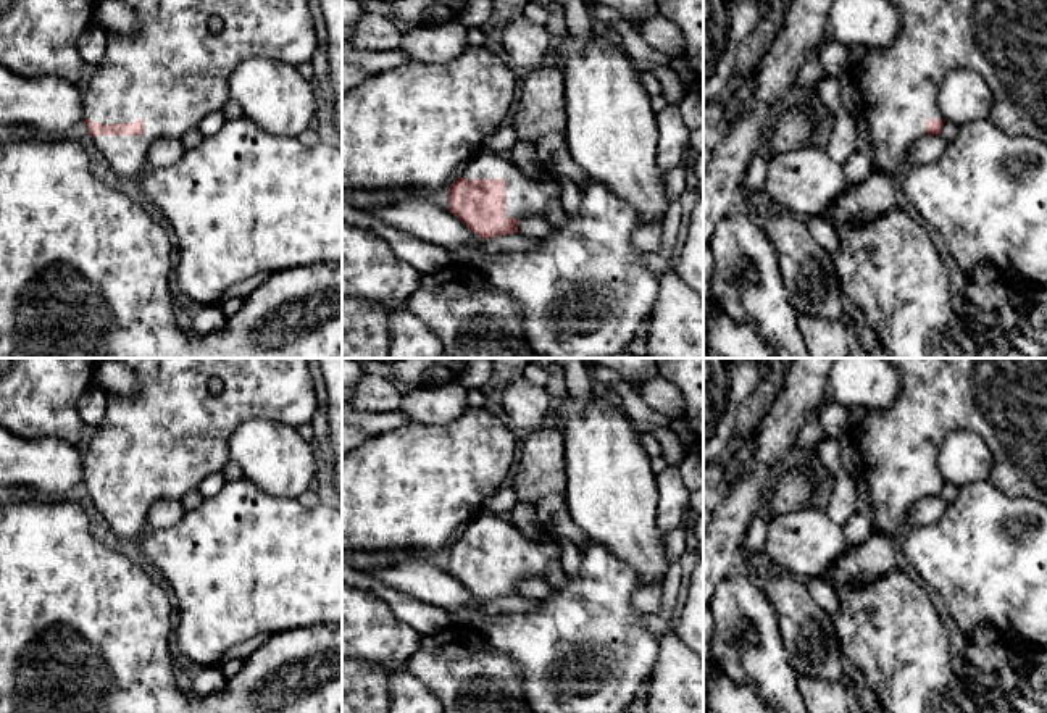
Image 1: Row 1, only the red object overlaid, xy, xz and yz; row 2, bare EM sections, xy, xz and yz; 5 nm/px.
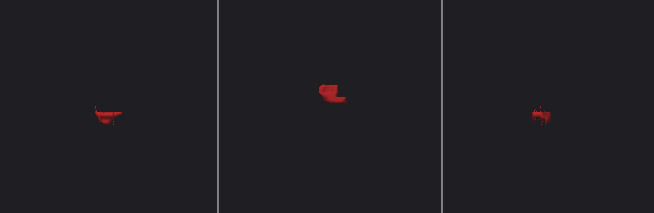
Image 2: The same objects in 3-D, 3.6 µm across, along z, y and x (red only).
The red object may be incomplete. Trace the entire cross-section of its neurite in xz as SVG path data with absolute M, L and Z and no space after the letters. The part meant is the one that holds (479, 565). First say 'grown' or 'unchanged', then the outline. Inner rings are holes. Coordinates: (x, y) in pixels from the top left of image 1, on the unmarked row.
grown; M482 510L460 539L448 548L448 573L457 577L473 595L481 600L494 600L518 595L521 577L545 579L550 561L560 560L560 540L531 542L502 515Z

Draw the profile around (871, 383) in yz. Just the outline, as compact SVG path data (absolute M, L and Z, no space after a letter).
M836 358L826 395L844 407L889 408L900 394L900 376L884 358Z

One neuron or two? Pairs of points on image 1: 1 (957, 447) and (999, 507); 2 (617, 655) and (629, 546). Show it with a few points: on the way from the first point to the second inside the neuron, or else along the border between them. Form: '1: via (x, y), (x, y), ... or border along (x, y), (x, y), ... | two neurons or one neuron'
1: border along (988, 478), (960, 487) | two neurons
2: border along (596, 542), (625, 562), (634, 571), (639, 586) | two neurons

